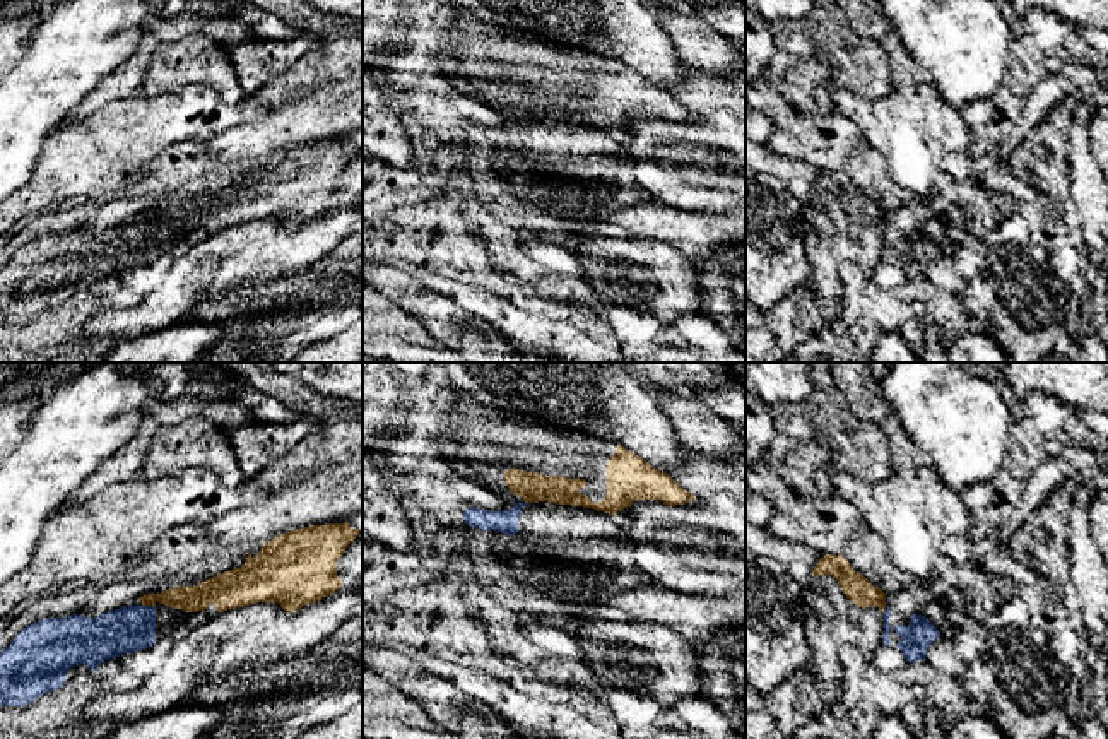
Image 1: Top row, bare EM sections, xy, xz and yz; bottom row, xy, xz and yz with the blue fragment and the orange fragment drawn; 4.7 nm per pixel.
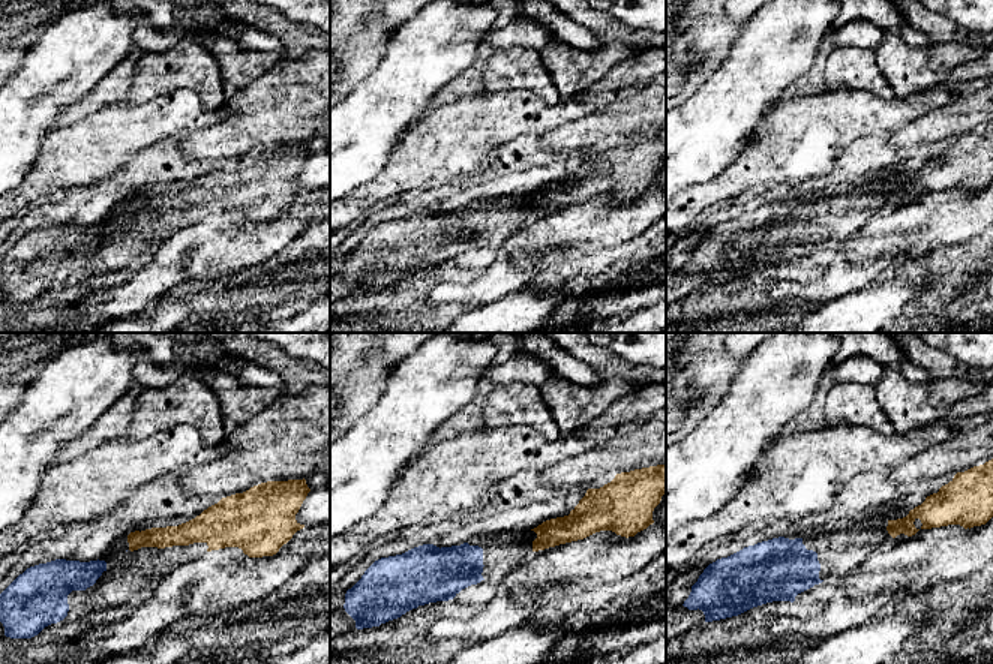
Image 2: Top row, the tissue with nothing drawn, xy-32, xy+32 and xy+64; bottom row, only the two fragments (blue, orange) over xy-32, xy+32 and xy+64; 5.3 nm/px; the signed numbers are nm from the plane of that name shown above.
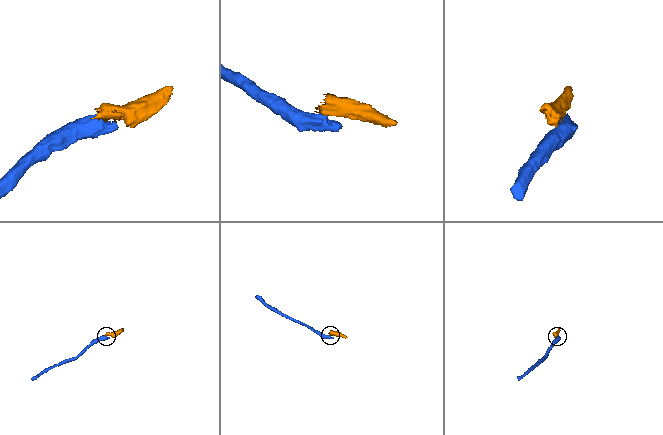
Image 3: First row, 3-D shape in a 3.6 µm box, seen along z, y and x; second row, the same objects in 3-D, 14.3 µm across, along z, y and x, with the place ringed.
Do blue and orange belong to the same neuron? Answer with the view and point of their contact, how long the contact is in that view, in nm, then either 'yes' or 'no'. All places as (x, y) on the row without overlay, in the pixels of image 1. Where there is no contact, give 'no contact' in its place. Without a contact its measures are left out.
contact xy (149, 223); length 70 nm; no

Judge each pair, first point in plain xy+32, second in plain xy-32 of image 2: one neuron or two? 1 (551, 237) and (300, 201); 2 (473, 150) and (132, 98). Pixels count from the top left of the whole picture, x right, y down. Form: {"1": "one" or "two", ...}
{"1": "two", "2": "two"}

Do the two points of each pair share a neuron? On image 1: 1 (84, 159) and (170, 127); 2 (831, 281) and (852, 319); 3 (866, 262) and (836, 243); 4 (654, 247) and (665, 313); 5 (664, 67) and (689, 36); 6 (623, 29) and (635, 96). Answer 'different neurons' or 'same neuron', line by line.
1: same neuron
2: different neurons
3: same neuron
4: same neuron
5: different neurons
6: different neurons

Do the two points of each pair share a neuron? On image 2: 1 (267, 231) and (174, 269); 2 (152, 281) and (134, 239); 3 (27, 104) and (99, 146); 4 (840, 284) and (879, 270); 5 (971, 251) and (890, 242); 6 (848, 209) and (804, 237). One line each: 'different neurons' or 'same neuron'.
1: same neuron
2: different neurons
3: different neurons
4: same neuron
5: different neurons
6: same neuron

